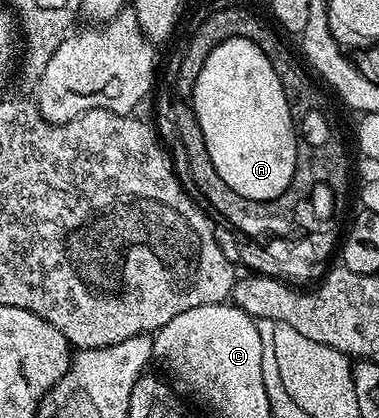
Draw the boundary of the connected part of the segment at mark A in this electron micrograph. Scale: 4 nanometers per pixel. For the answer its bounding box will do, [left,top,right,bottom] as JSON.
[189,36,300,201]

